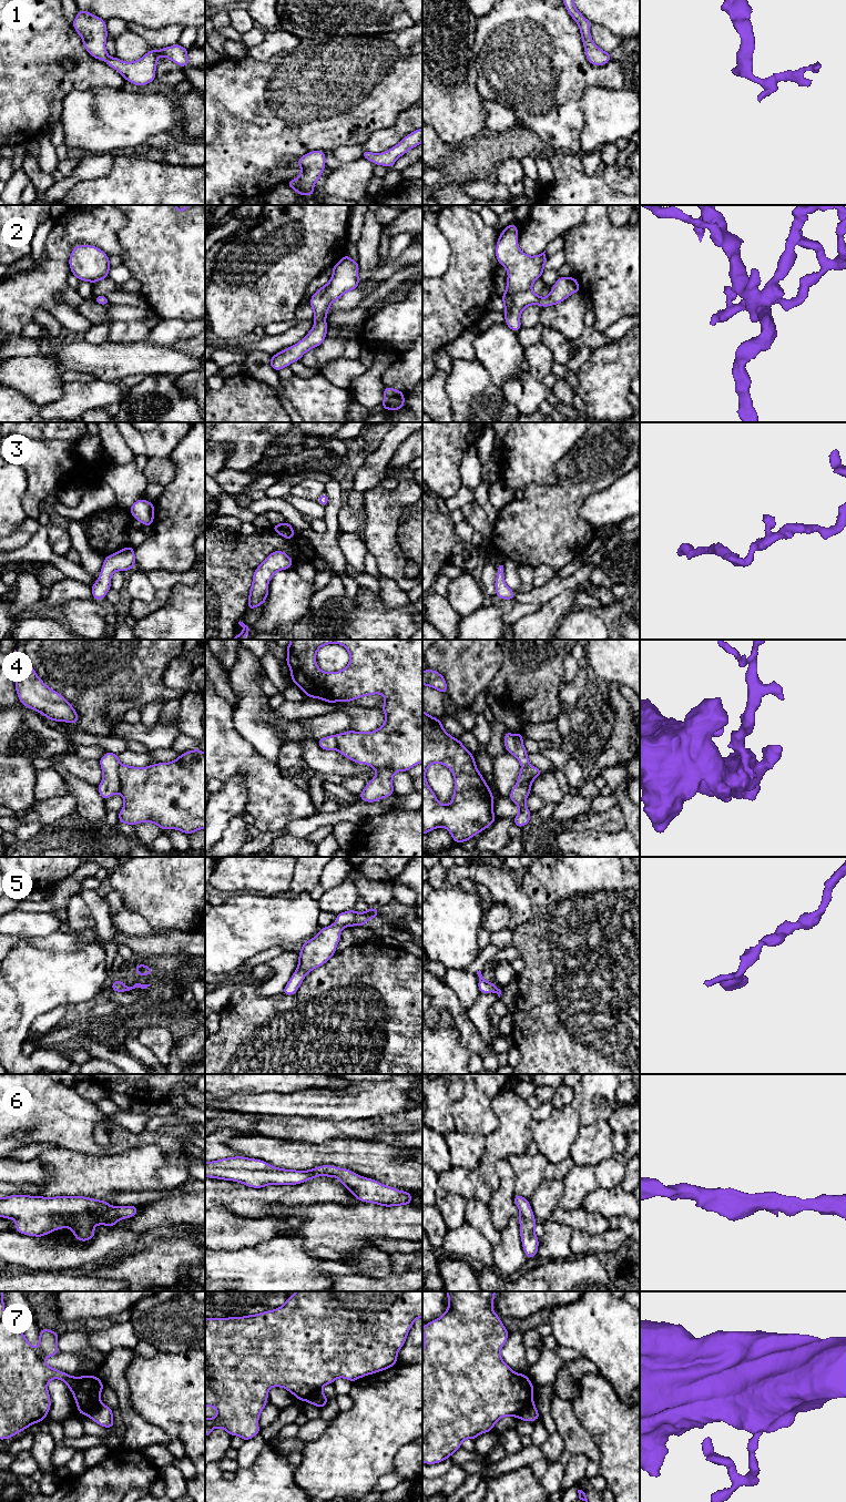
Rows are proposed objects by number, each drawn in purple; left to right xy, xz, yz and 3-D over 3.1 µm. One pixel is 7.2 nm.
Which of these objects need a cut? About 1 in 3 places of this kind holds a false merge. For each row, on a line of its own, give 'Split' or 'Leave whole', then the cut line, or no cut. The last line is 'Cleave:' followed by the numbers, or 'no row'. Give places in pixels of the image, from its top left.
1: Leave whole. No split
2: Leave whole. No split
3: Leave whole. No split
4: Split. Split along xy (121, 765), (119, 768), (120, 788), (118, 792)
5: Leave whole. No split
6: Leave whole. No split
7: Split. Split along yz (532, 1400), (519, 1418)
Cleave: 4, 7

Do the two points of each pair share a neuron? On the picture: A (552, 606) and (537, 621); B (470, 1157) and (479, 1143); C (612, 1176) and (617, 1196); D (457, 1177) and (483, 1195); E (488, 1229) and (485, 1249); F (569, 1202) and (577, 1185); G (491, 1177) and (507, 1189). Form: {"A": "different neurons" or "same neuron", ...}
{"A": "same neuron", "B": "same neuron", "C": "different neurons", "D": "same neuron", "E": "different neurons", "F": "same neuron", "G": "different neurons"}

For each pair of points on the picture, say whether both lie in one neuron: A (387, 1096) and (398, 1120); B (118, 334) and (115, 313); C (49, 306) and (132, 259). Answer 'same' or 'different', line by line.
A: different
B: different
C: different

